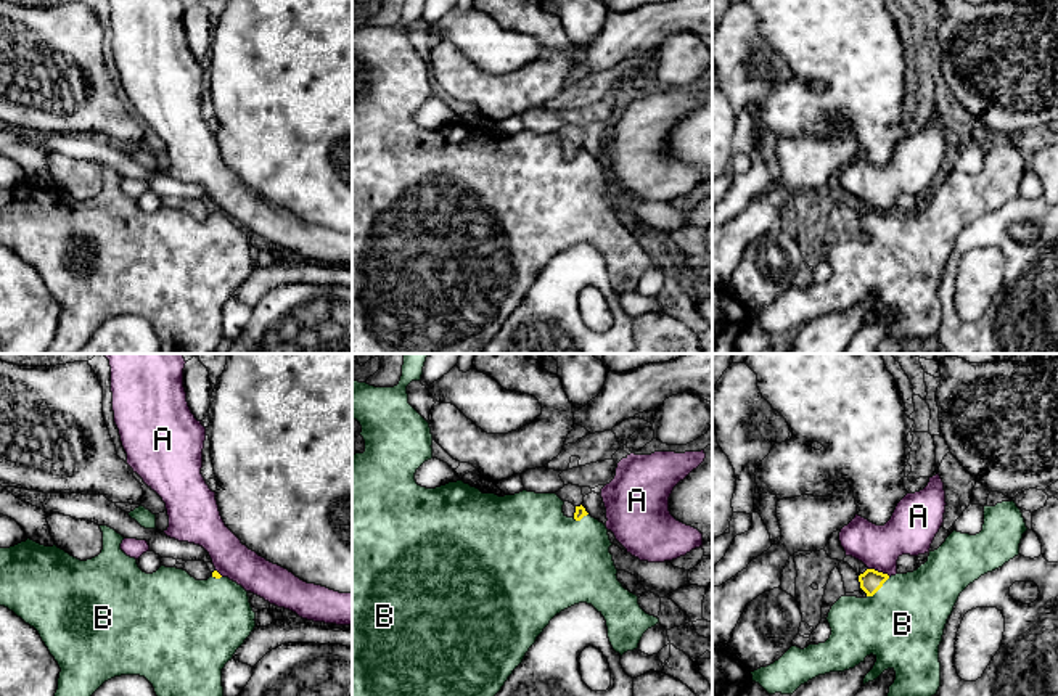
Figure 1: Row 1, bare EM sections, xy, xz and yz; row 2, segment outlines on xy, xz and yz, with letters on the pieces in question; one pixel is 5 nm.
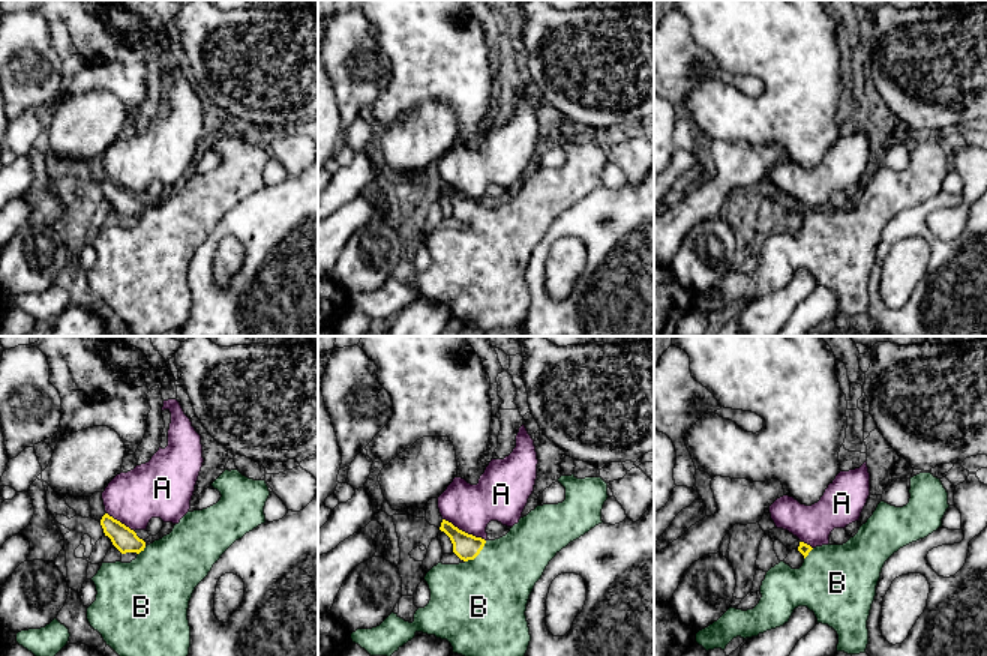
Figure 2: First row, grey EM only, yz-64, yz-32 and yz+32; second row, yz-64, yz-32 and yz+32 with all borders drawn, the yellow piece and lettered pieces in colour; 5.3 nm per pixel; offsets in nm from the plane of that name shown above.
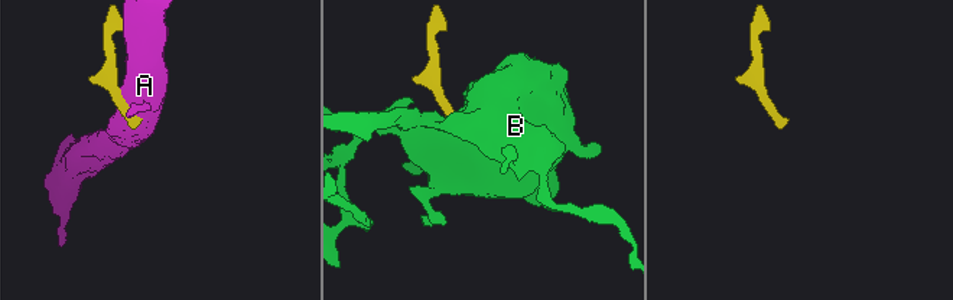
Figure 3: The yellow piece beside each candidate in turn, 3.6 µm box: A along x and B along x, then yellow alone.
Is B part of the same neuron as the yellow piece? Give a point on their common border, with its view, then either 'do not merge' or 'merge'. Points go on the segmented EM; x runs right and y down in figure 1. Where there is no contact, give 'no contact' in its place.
contact yz (878, 589); merge

